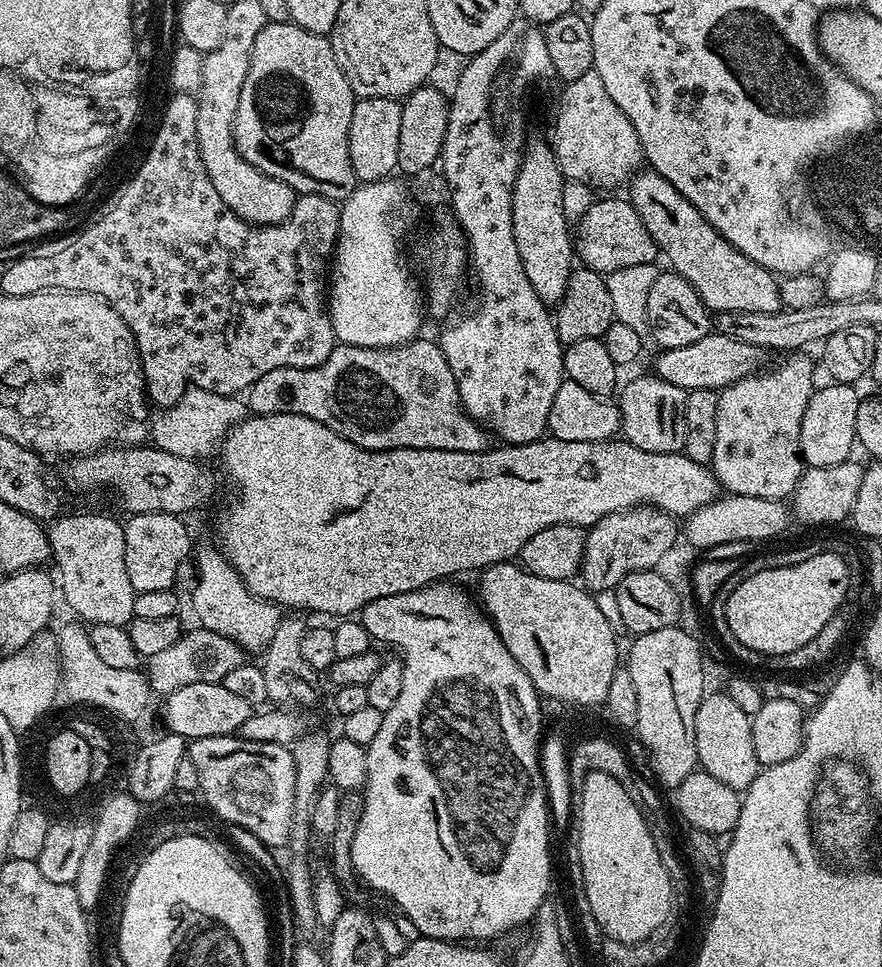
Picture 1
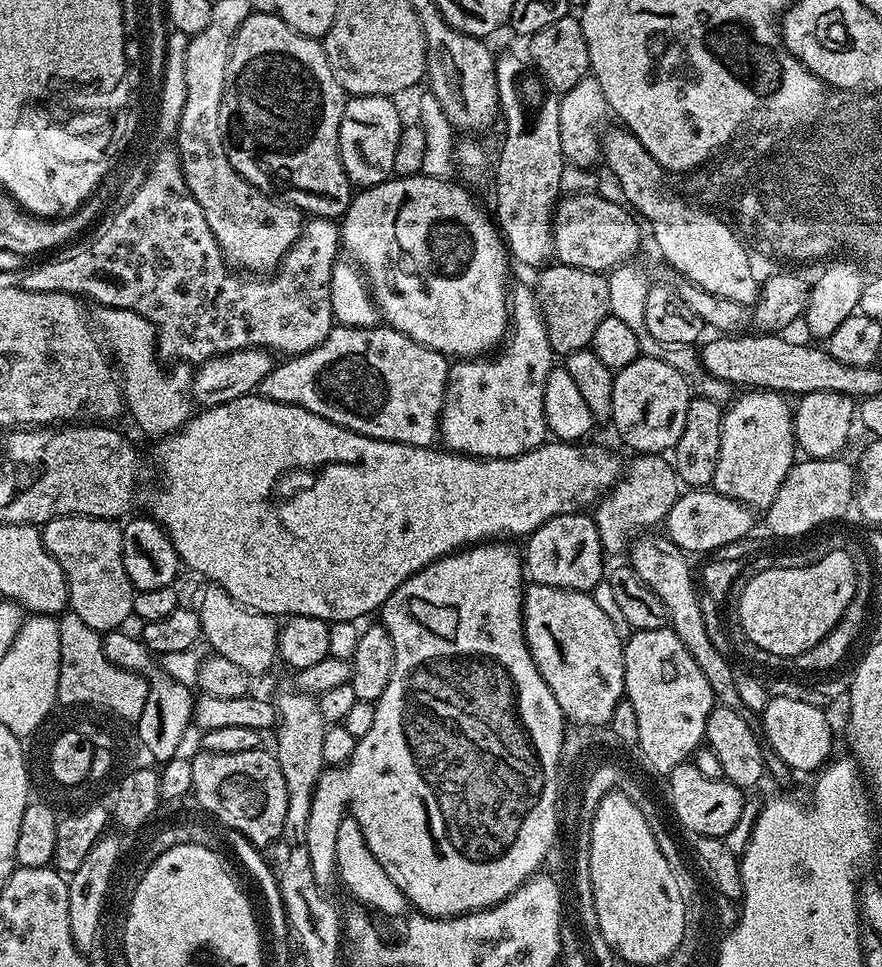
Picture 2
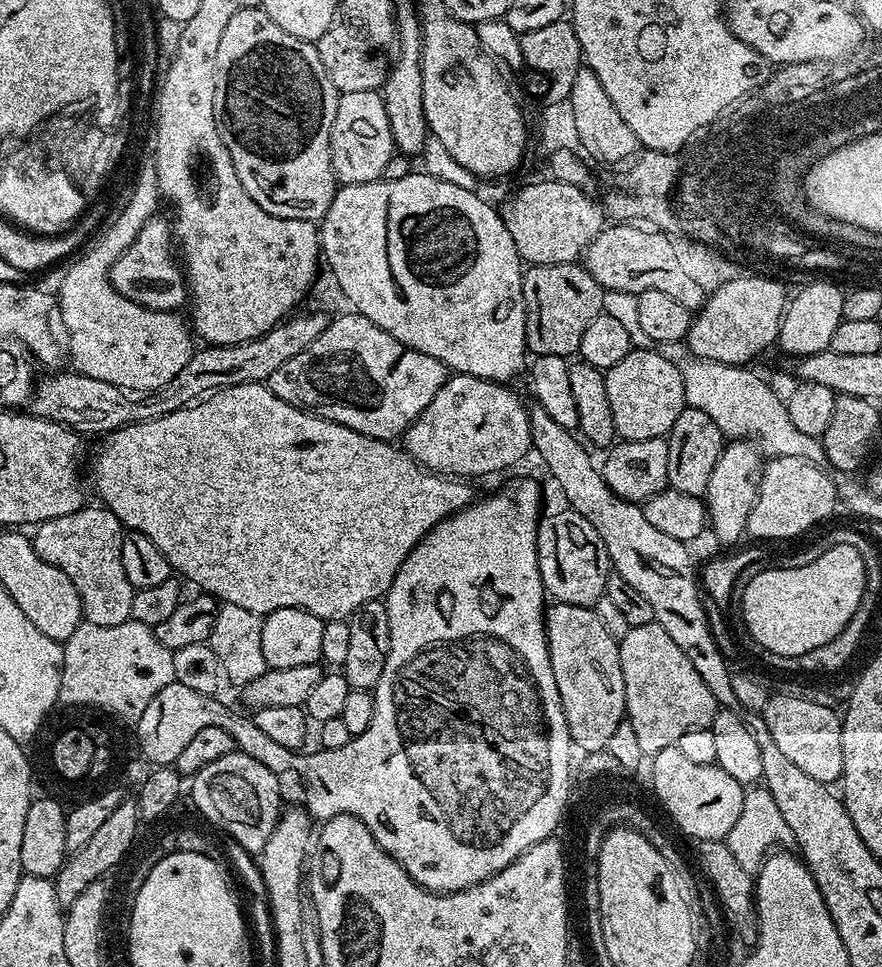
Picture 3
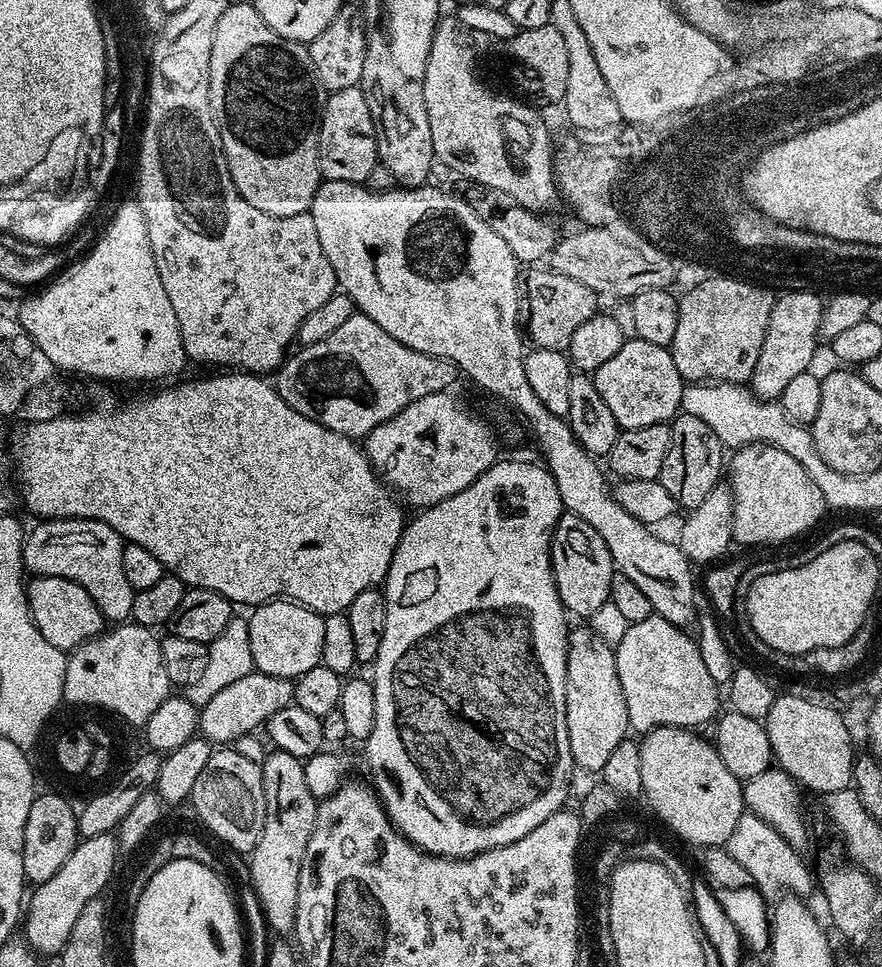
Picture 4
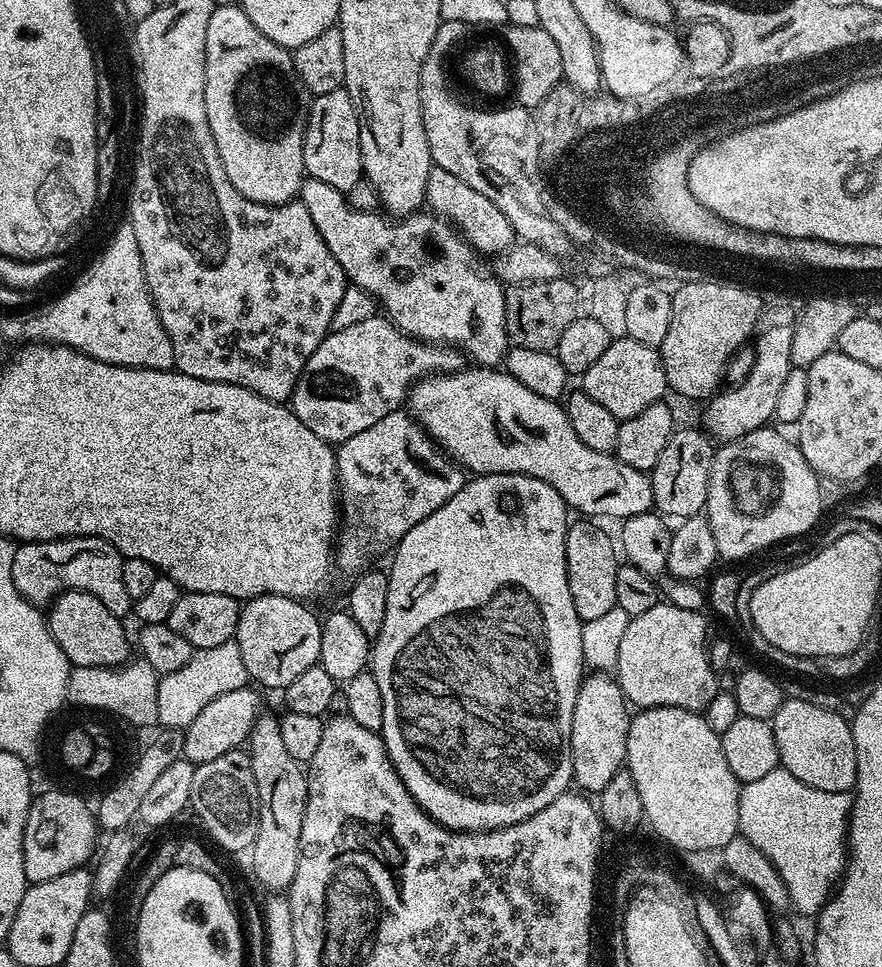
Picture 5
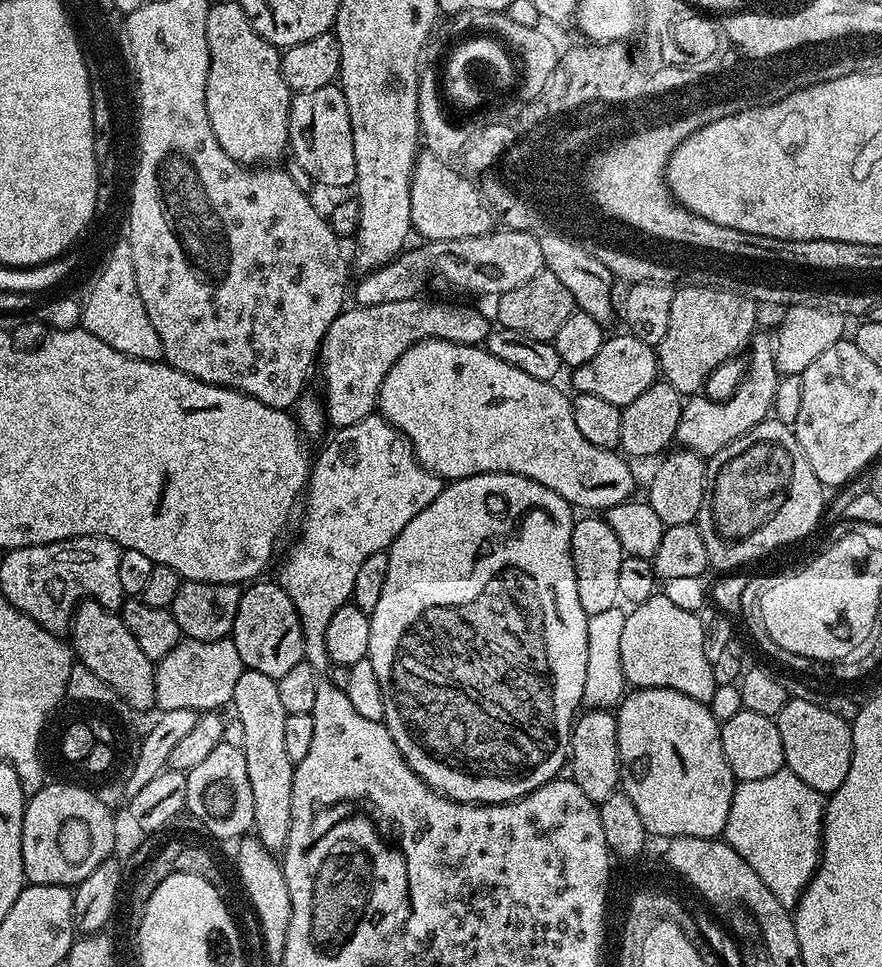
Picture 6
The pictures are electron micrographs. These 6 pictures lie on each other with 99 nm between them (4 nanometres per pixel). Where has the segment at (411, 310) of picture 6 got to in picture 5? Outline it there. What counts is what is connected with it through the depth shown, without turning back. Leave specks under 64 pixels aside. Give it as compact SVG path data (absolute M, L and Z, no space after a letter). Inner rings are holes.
M383 314L366 318L364 322L354 322L352 326L346 326L337 332L329 331L318 350L310 354L294 386L290 397L291 410L301 422L310 426L310 430L314 430L314 434L318 434L318 438L339 446L346 438L352 438L366 426L378 422L378 418L397 411L405 403L414 381L425 375L426 368L420 361L424 356L424 348L421 341L397 328Z

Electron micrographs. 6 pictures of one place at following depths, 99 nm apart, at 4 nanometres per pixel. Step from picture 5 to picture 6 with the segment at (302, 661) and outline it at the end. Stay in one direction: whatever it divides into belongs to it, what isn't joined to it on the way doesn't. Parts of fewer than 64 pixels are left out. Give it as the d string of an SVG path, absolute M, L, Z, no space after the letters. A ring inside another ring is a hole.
M264 582L249 583L241 591L238 614L234 618L230 638L234 646L238 646L238 658L242 658L245 669L258 670L258 674L266 674L272 680L277 681L282 678L282 674L286 674L293 666L298 666L304 660L304 635L298 618L298 610L294 610L294 602L290 602L286 590L282 590L276 582L260 583Z

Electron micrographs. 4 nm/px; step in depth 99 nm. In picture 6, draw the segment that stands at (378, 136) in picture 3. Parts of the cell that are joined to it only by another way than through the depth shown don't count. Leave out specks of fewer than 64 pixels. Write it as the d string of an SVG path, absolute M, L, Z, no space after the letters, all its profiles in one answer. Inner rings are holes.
M335 83L322 86L318 90L297 92L292 97L292 109L288 119L288 146L291 159L317 185L325 184L328 188L351 189L356 182L356 167L354 166L354 138L350 130L350 110L346 110L346 98Z

